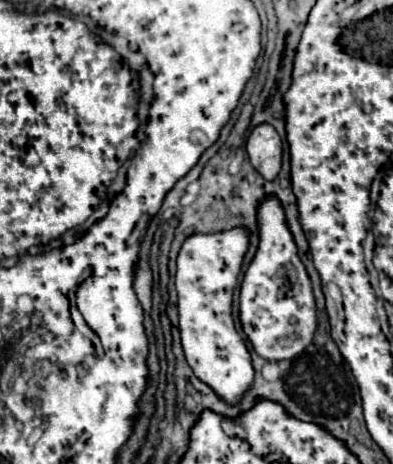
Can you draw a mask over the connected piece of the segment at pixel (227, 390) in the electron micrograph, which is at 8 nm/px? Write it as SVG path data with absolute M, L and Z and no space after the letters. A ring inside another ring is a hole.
M233 227L221 233L191 235L177 257L175 287L179 295L179 331L181 343L193 373L209 385L227 405L237 405L253 385L251 353L235 329L231 315L233 291L249 249L251 233L247 227Z

